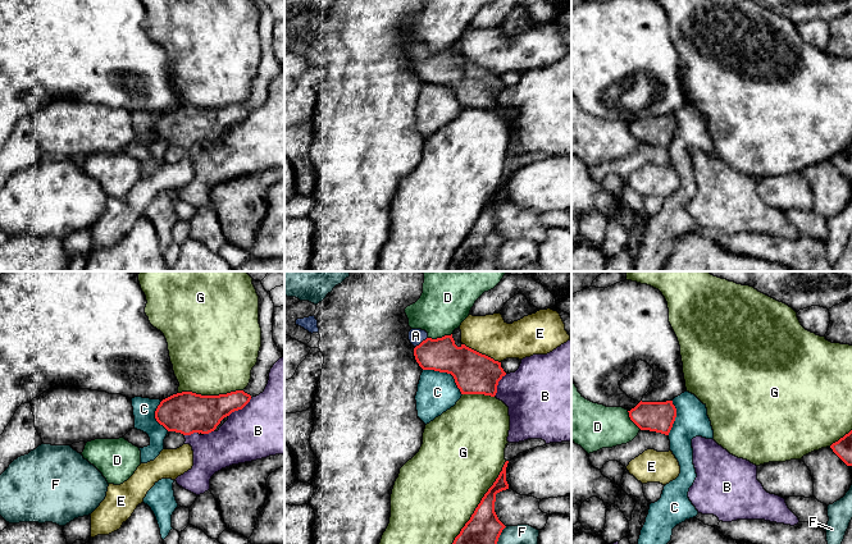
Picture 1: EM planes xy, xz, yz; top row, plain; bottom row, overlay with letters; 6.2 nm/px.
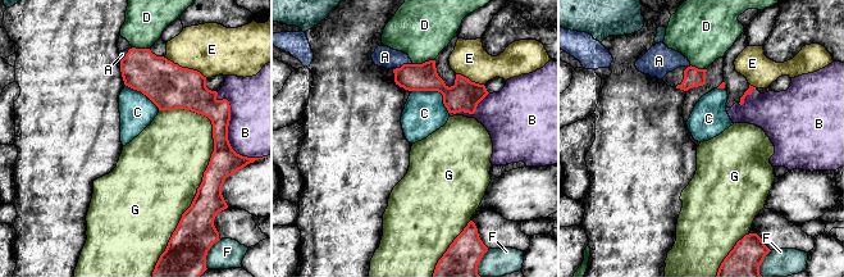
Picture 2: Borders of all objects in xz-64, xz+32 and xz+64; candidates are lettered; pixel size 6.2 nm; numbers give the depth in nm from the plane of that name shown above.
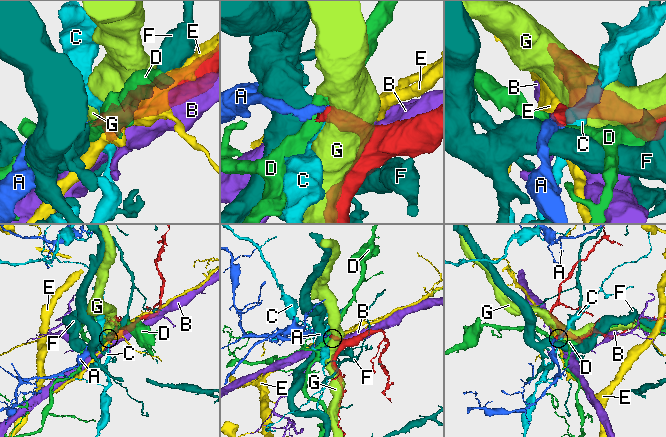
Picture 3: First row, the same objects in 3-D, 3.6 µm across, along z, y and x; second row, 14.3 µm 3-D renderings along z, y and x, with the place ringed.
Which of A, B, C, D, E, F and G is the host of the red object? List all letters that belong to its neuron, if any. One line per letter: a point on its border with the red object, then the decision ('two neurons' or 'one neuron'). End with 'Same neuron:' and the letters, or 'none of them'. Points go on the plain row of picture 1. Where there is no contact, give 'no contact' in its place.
A: xz (422, 55) | one neuron
B: xy (240, 122) | two neurons
C: xz (447, 86) | two neurons
D: xz (440, 51) | two neurons
E: xz (481, 67) | two neurons
F: xz (497, 254) | two neurons
G: xz (475, 223) | two neurons
Same neuron: A

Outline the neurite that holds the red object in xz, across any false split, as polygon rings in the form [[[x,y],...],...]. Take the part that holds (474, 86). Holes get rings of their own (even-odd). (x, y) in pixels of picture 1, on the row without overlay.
[[[411,42],[409,54],[423,83],[451,87],[461,108],[495,110],[498,95],[506,88],[501,76],[482,68],[465,58],[457,60],[451,49],[432,52],[422,42]]]

